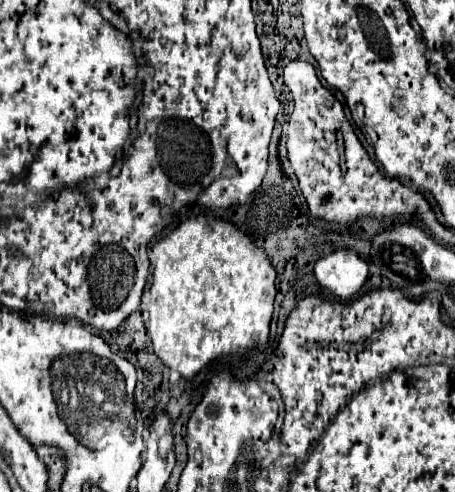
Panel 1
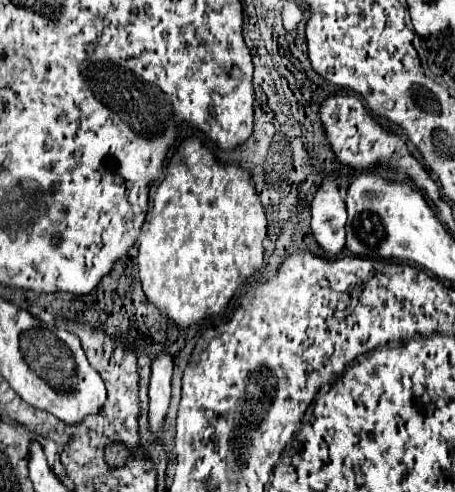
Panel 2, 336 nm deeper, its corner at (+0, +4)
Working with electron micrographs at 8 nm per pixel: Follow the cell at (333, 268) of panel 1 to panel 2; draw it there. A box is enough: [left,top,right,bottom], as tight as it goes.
[311,180,347,258]

